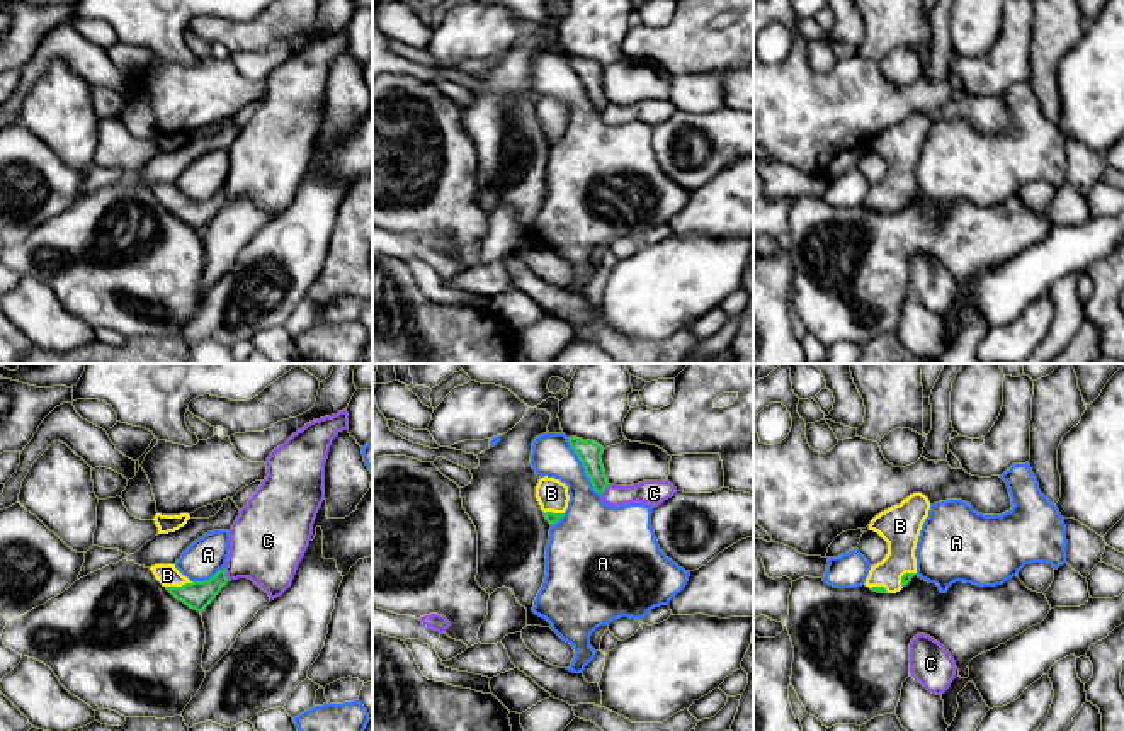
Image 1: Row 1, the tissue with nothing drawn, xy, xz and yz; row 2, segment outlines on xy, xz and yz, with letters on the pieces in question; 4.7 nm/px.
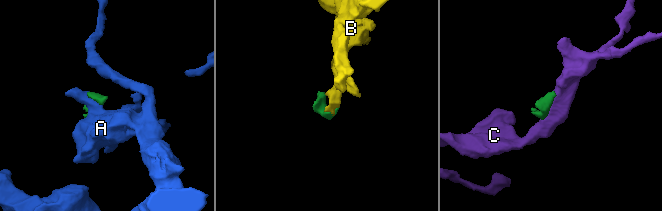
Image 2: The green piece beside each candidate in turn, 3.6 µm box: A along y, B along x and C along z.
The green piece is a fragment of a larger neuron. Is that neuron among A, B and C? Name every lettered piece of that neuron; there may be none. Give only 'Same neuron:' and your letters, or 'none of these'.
Same neuron: B

